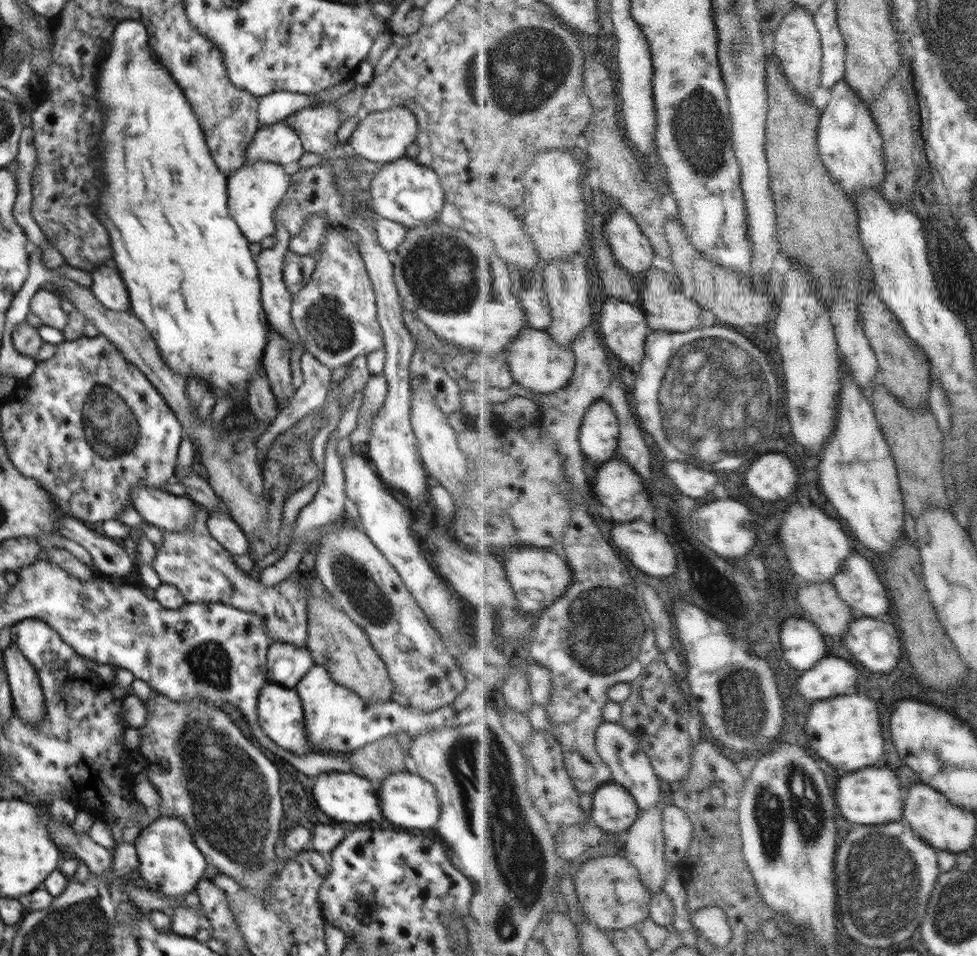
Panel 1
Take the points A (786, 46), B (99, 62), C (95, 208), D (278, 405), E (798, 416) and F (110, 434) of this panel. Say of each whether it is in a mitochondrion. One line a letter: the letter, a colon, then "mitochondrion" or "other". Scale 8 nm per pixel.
A: other
B: other
C: other
D: other
E: other
F: mitochondrion

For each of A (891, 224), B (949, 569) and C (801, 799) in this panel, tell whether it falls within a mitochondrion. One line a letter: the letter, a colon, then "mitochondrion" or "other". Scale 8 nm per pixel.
A: other
B: other
C: mitochondrion

